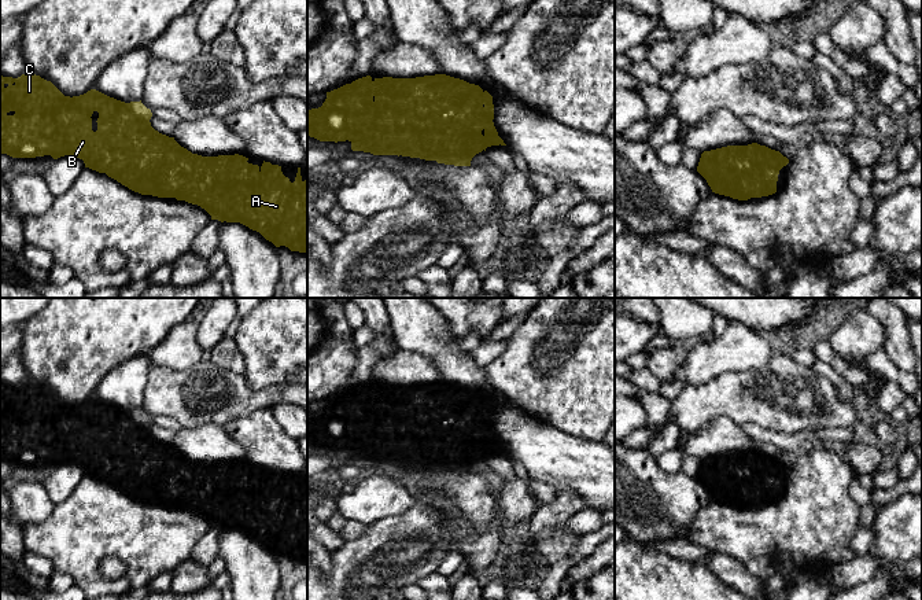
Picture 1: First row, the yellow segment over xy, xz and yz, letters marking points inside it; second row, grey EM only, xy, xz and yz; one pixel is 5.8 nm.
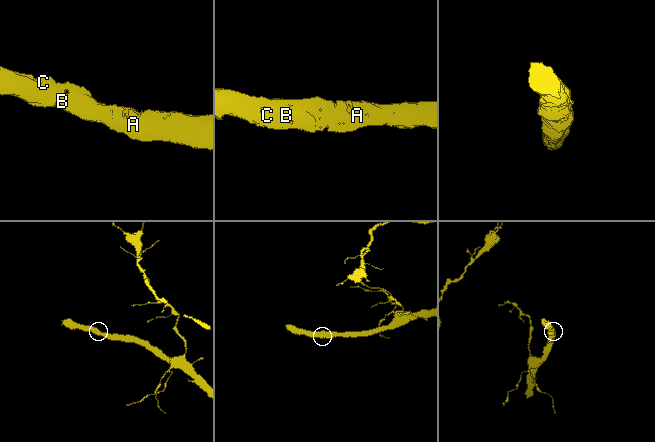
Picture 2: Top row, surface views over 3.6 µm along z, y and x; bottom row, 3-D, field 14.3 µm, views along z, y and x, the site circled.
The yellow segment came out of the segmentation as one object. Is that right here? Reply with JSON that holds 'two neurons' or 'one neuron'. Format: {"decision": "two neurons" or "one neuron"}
{"decision": "one neuron"}

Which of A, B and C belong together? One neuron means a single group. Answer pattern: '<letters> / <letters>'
A B C

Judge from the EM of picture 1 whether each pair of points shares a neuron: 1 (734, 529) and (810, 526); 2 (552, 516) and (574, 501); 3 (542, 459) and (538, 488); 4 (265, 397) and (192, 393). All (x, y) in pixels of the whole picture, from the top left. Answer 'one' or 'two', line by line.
1: one
2: one
3: two
4: one

